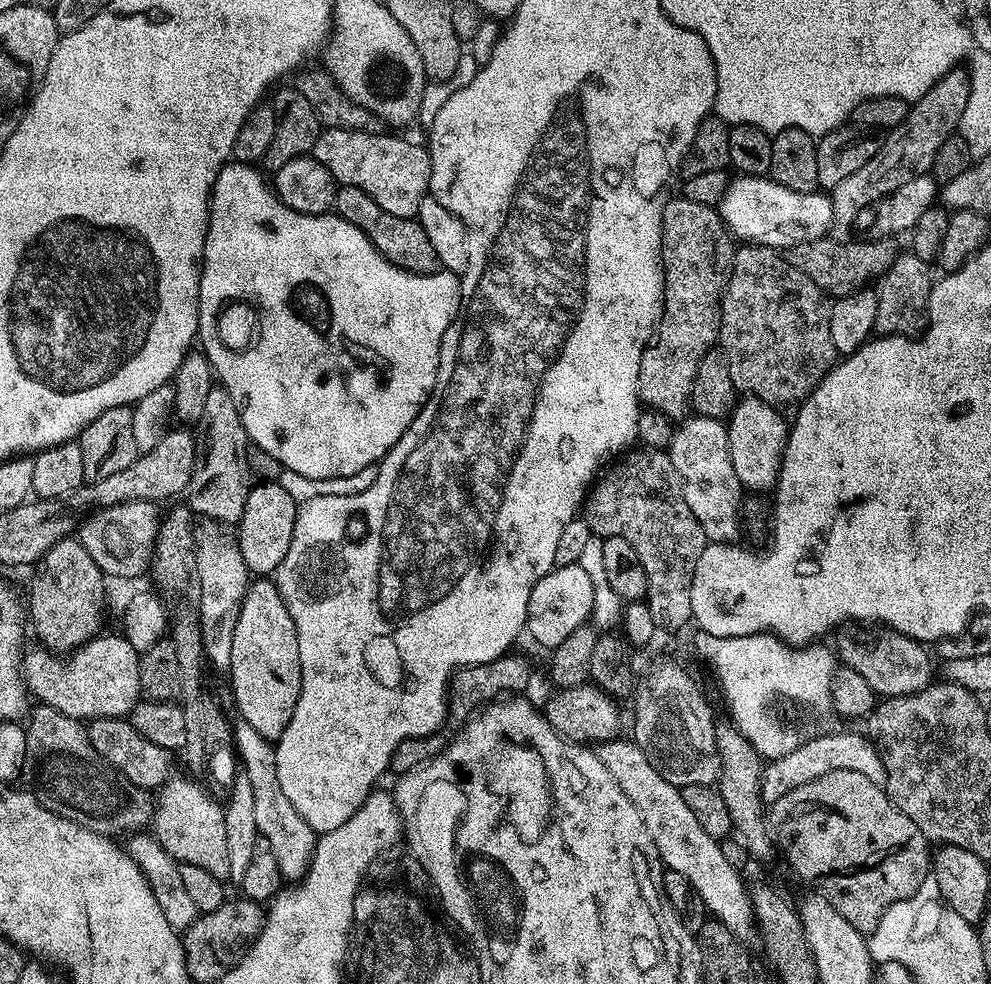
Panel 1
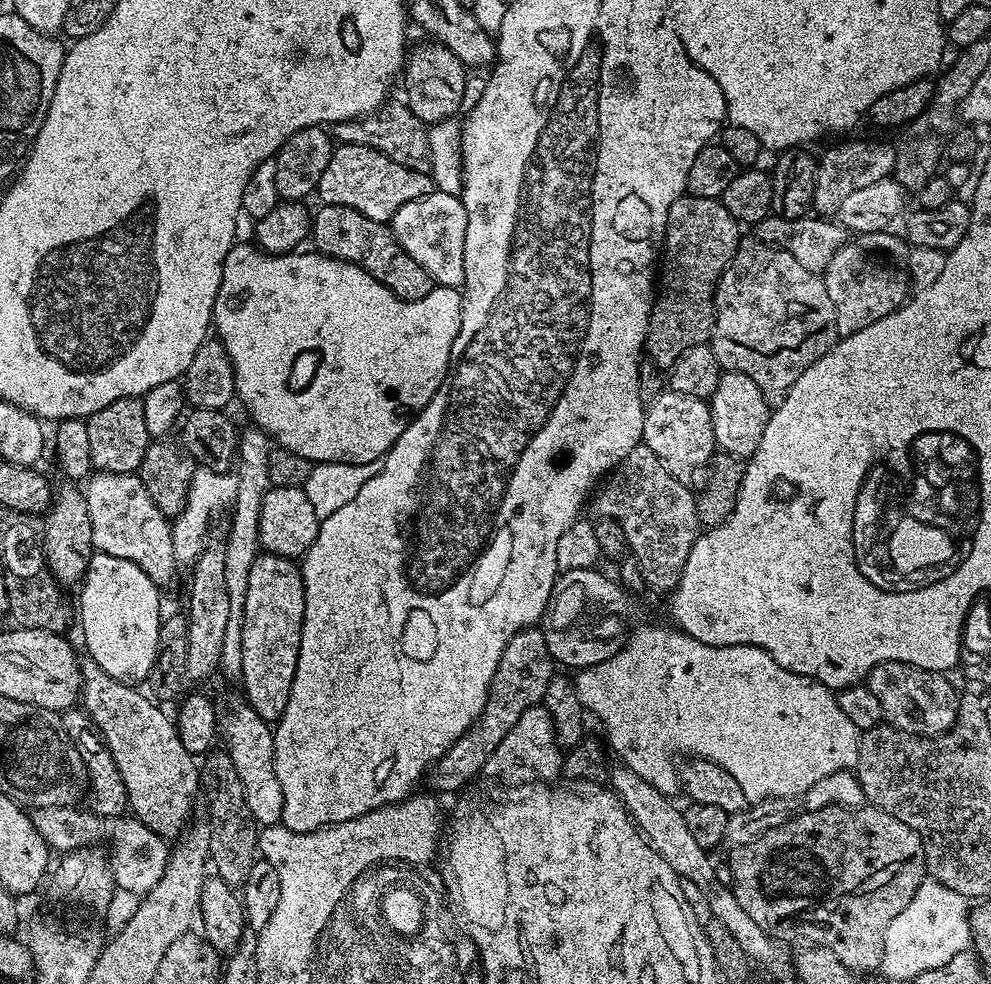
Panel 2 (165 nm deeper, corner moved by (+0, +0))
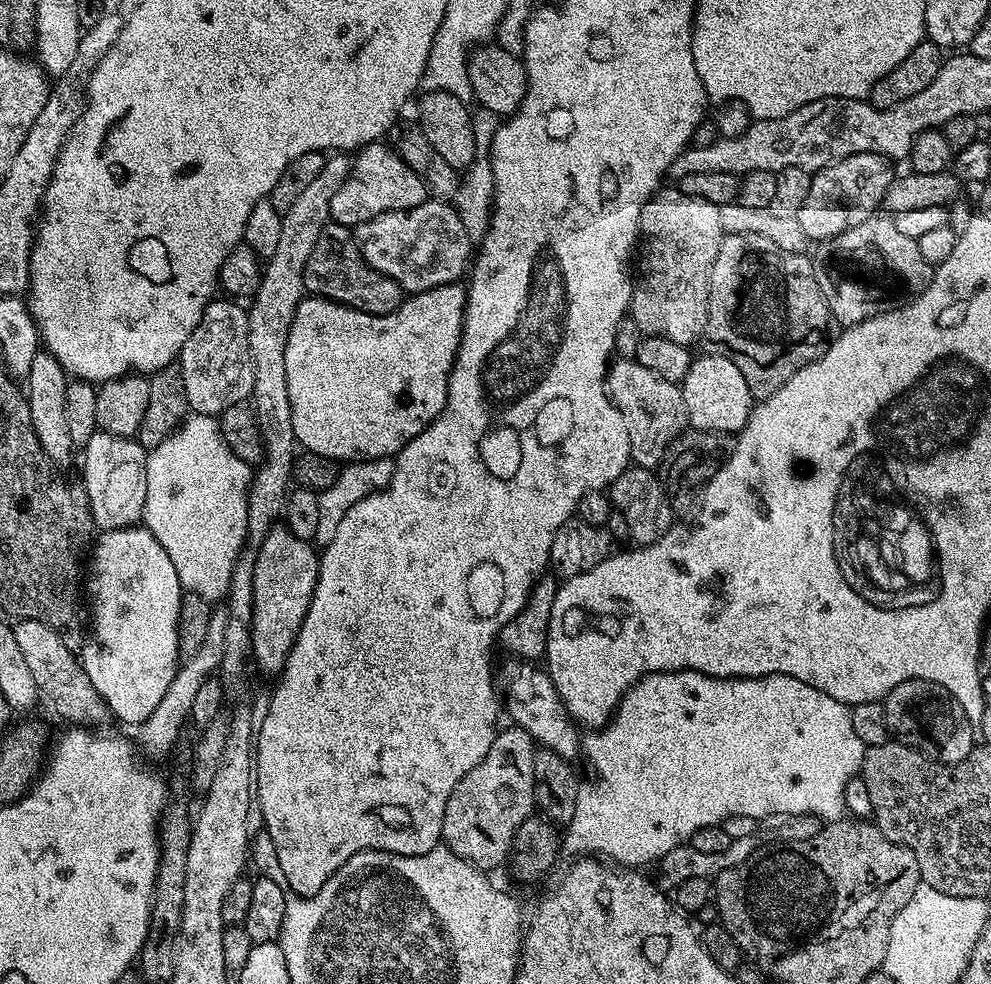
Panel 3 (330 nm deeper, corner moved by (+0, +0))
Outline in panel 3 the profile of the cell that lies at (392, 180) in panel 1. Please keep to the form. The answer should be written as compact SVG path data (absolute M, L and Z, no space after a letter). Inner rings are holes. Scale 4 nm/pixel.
M387 143L365 144L355 153L352 173L338 186L334 198L330 198L330 217L337 224L355 226L383 212L406 210L429 199L428 185L407 162L399 151L387 148Z

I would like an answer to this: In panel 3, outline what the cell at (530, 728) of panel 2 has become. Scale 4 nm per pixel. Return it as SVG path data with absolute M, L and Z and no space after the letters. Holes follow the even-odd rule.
M508 726L505 732L504 729L497 731L486 758L454 786L454 794L450 794L446 802L440 834L454 854L479 866L503 865L509 859L518 826L525 824L536 808L532 780L537 751L537 745L526 730Z

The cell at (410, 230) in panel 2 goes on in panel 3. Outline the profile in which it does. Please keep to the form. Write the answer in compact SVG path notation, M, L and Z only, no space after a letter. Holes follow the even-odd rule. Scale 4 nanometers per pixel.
M435 198L406 210L383 212L355 225L354 239L364 261L398 282L408 294L457 283L465 275L474 252L466 226L462 226L462 218L458 218L455 207Z

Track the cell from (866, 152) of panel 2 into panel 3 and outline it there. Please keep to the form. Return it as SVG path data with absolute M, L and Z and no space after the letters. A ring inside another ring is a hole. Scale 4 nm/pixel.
M854 154L850 158L842 158L842 162L834 162L830 166L815 173L810 182L810 194L806 194L806 202L802 202L802 210L795 216L802 226L809 241L823 242L850 230L850 226L858 226L858 222L866 222L866 218L877 215L882 204L884 191L892 185L894 179L893 161L878 154Z

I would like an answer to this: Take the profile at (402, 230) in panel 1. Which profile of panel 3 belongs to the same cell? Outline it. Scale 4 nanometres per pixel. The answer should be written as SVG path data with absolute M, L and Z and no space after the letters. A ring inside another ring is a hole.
M329 222L322 234L318 234L318 242L314 242L314 251L304 271L304 291L375 316L398 310L406 299L406 293L398 282L374 270L364 261L349 225L335 222Z

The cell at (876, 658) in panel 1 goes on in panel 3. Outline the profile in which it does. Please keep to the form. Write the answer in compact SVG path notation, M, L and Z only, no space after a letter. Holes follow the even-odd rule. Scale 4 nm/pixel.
M907 680L894 686L882 703L886 710L886 726L889 733L925 732L940 751L939 763L957 764L974 750L974 721L966 718L962 706L958 706L956 699L942 686L929 680Z

